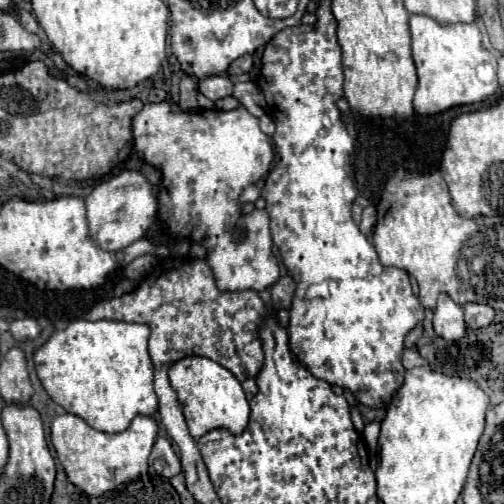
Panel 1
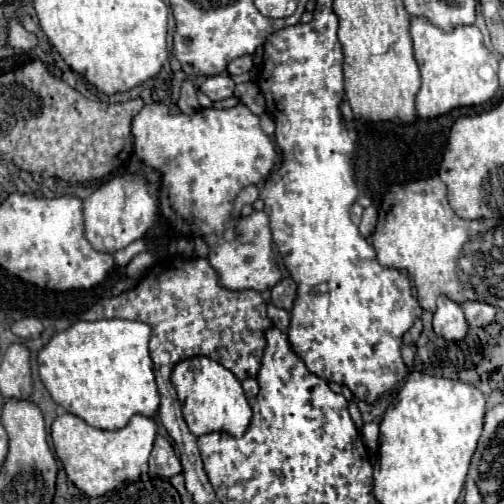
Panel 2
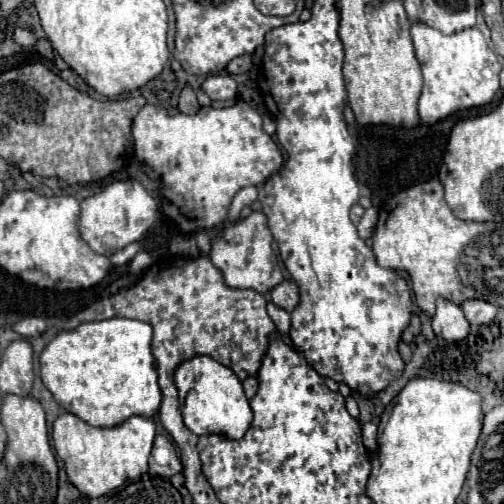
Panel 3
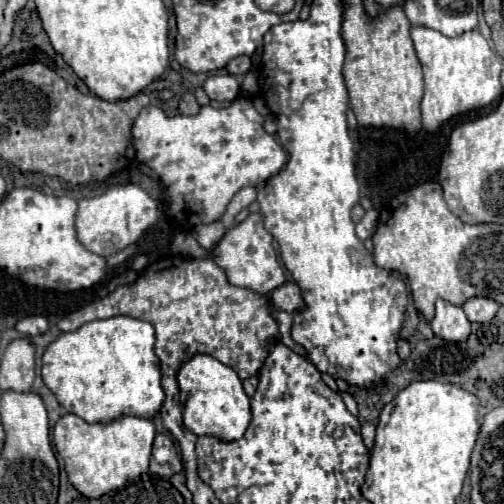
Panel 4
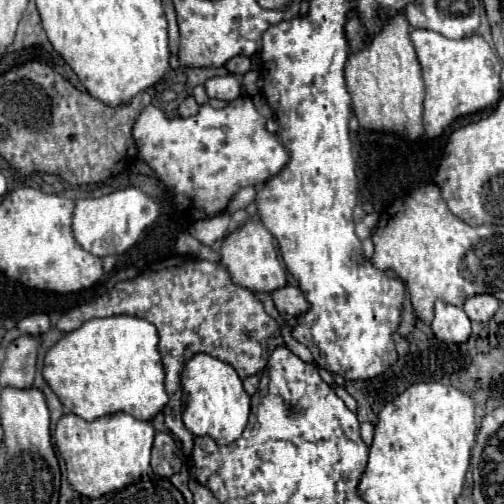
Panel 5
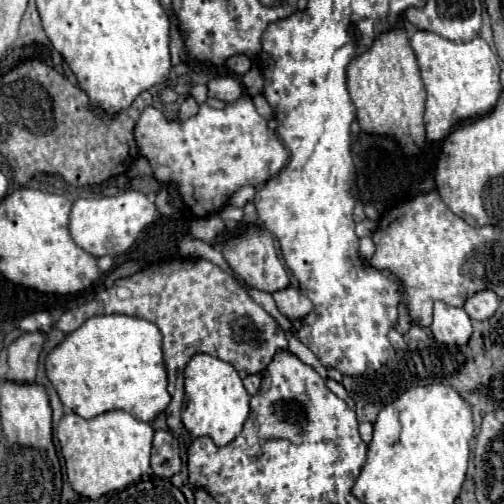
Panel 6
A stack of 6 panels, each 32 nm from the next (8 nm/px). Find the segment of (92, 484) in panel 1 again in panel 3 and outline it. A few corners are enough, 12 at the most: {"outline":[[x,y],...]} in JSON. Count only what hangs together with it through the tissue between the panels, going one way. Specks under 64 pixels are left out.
{"outline":[[62,414],[52,440],[68,480],[100,498],[148,472],[156,426],[98,428]]}

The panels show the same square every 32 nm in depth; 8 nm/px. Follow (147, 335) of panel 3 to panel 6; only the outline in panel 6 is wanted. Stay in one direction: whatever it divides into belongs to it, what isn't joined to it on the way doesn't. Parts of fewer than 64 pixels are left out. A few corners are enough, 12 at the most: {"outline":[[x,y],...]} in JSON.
{"outline":[[88,318],[48,356],[64,408],[154,422],[170,404],[162,334]]}

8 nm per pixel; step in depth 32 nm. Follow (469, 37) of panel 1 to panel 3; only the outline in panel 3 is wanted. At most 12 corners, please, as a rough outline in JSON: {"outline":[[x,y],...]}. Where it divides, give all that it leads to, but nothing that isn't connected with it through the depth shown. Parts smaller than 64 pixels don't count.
{"outline":[[414,22],[426,126],[486,106],[502,62],[478,28]]}

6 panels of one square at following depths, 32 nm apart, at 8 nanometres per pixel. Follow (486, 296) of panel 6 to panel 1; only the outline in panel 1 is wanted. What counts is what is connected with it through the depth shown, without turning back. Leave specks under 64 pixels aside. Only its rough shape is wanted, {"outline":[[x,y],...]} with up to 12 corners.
{"outline":[[464,304],[468,328],[484,328],[494,320],[494,308]]}

